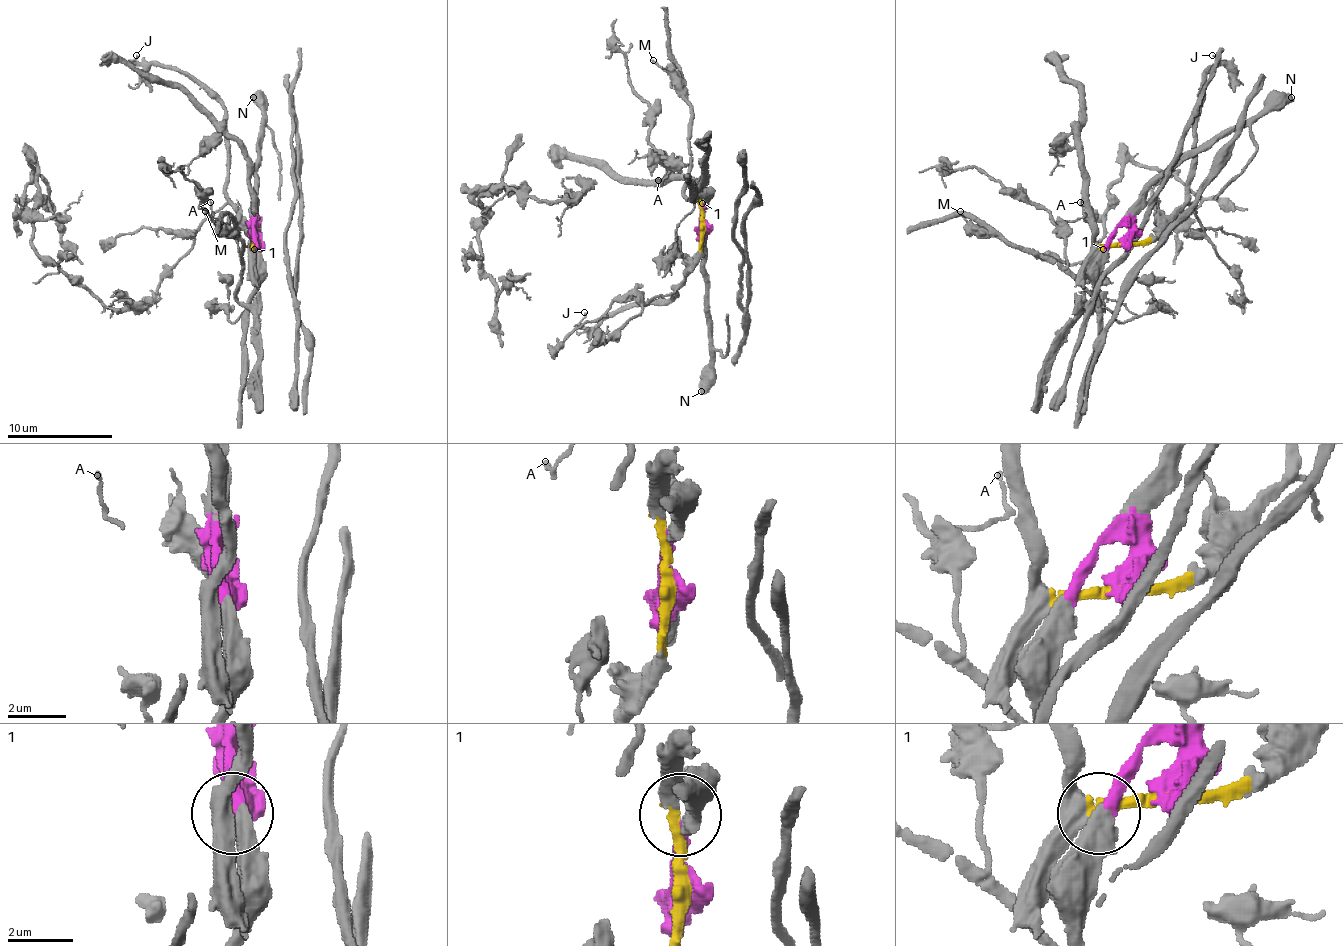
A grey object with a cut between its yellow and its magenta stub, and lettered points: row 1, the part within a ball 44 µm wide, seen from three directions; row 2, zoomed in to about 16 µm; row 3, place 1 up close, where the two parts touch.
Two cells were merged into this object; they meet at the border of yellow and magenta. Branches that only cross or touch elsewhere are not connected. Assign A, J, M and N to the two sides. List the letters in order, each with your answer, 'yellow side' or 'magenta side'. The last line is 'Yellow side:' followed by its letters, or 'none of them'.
A: yellow side
J: yellow side
M: yellow side
N: magenta side
Yellow side: A, J, M

